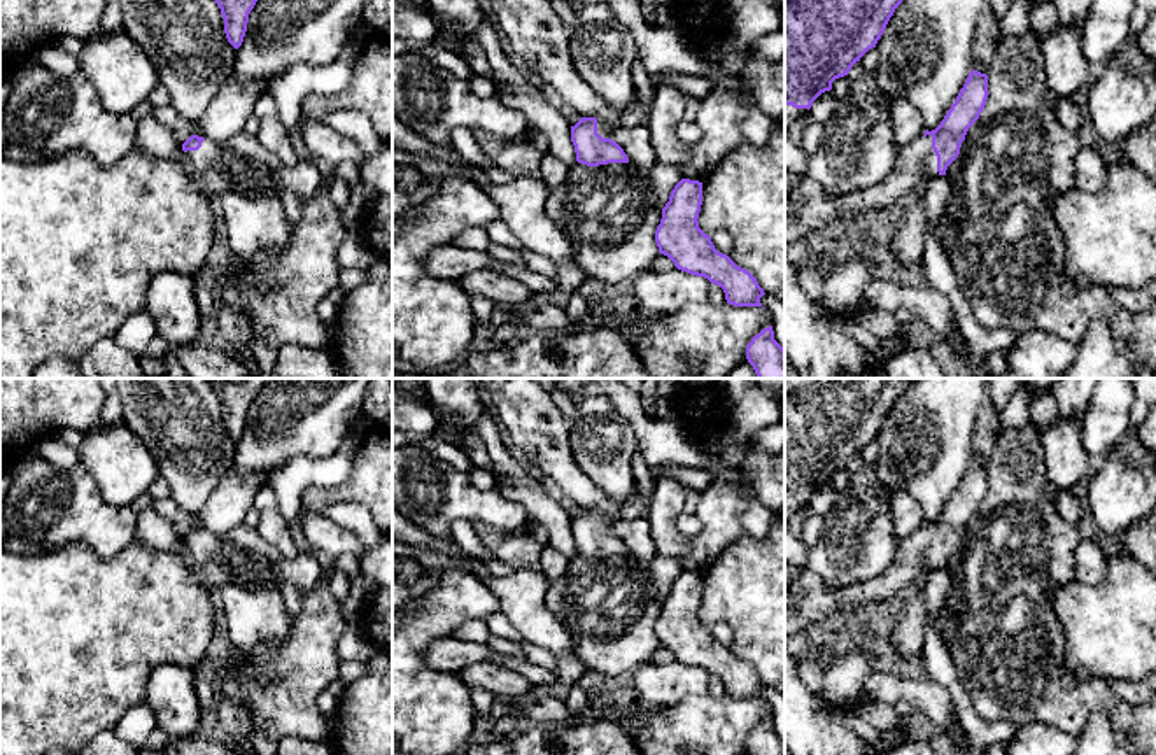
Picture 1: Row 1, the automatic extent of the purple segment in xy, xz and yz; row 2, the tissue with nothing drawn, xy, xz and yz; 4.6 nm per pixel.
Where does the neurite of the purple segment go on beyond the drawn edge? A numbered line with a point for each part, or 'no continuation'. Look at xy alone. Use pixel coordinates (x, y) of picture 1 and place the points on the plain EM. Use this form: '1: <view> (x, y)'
1: xy (239, 557)

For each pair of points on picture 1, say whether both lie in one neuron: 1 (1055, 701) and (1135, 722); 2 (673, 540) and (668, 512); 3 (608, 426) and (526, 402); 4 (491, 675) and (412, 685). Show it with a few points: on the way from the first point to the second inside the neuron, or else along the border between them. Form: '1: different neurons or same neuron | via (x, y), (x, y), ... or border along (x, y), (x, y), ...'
1: same neuron | via (1074, 701), (1107, 701), (1116, 708)
2: same neuron | via (668, 533), (668, 519)
3: different neurons | border along (566, 424), (570, 451), (580, 466)
4: different neurons | border along (458, 673), (470, 691)

